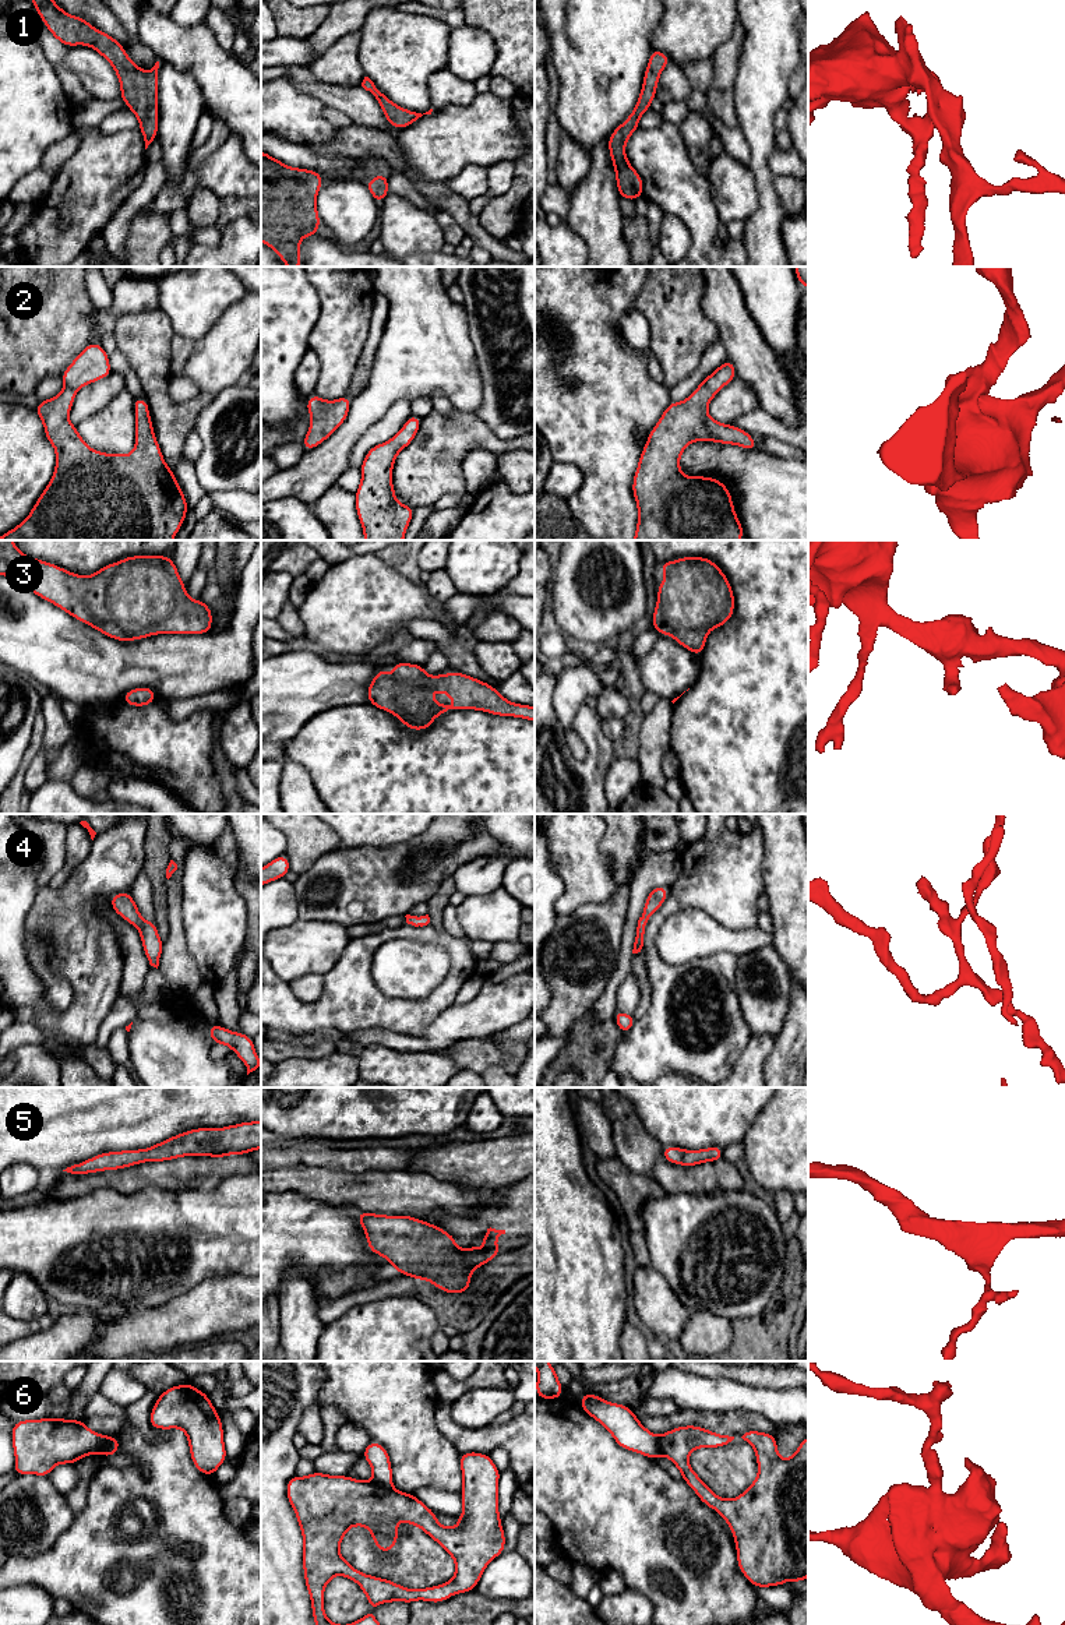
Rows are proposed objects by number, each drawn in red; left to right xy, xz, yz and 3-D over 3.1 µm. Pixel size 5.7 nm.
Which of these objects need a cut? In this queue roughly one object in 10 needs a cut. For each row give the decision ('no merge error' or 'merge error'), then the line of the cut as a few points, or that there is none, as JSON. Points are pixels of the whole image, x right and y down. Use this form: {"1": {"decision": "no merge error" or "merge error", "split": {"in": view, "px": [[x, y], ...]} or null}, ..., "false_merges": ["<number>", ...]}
{"1": {"decision": "no merge error", "split": null}, "2": {"decision": "no merge error", "split": null}, "3": {"decision": "no merge error", "split": null}, "4": {"decision": "no merge error", "split": null}, "5": {"decision": "no merge error", "split": null}, "6": {"decision": "merge error", "split": {"in": "xz", "px": [[373, 1481], [391, 1487]]}}, "false_merges": ["6"]}

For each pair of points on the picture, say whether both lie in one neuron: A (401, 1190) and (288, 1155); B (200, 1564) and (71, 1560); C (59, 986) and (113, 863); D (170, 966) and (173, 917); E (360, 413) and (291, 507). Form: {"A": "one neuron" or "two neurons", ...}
{"A": "one neuron", "B": "one neuron", "C": "two neurons", "D": "one neuron", "E": "two neurons"}

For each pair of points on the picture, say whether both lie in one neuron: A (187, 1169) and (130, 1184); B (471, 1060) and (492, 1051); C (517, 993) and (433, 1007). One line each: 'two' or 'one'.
A: one
B: one
C: two

